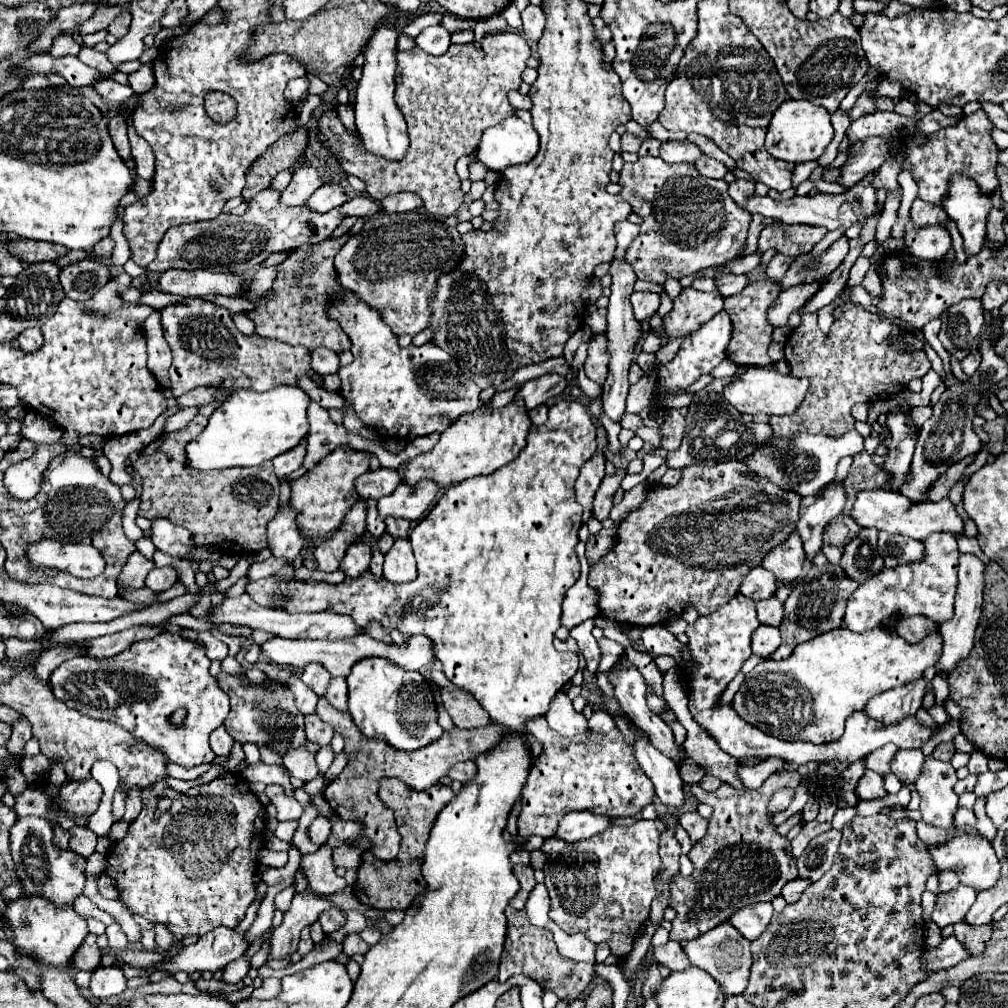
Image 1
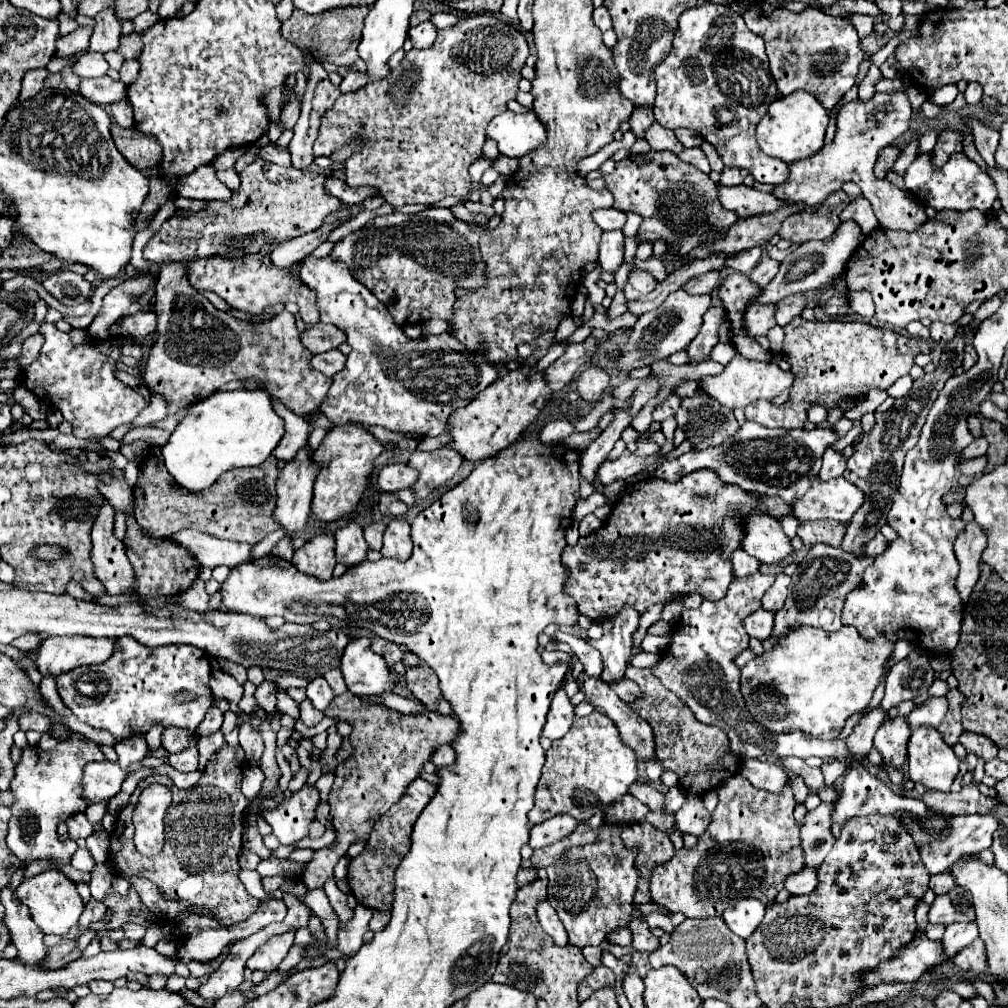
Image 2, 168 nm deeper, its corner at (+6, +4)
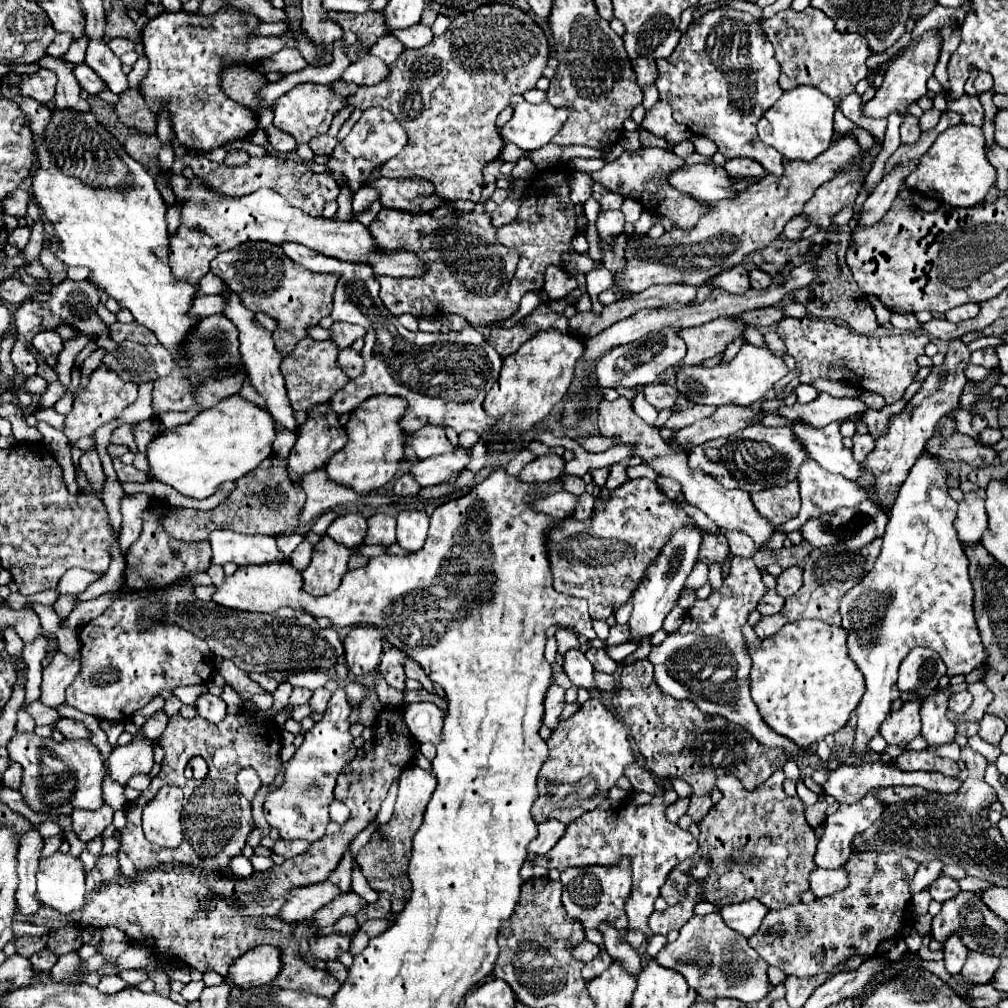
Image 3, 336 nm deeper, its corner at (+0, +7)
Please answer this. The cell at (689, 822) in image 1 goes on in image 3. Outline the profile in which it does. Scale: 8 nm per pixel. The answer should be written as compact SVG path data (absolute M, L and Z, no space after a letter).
M648 659L634 661L622 669L622 677L620 677L618 689L614 691L612 703L614 703L616 715L630 727L630 733L640 753L644 755L646 767L652 771L652 775L658 777L658 771L668 771L668 775L682 775L682 779L692 787L688 815L692 817L694 823L700 823L700 819L710 811L710 791L714 789L718 775L732 773L738 779L748 779L748 791L752 791L758 785L762 785L774 771L782 769L782 765L788 759L782 749L766 749L758 745L756 739L740 725L728 723L718 715L716 717L704 715L692 701L678 701L666 695L664 691L660 691L660 687L654 681L652 663Z

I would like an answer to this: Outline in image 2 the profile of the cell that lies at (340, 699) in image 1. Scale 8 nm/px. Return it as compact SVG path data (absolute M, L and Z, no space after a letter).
M334 668L334 670L328 670L326 674L324 674L324 678L330 682L330 686L332 686L332 690L334 690L334 694L338 696L338 694L344 694L348 688L346 688L346 682L344 682L344 678L342 678L342 672L340 672L340 668Z

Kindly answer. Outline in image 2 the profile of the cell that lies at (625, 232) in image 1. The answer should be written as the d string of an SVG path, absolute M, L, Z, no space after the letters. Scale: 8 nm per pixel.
M606 208L606 210L594 210L594 222L602 230L622 230L626 224L626 214L616 210L616 208Z

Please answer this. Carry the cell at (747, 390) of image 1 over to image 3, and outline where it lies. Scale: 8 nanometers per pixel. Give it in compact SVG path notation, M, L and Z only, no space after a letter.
M744 343L740 353L728 363L728 365L716 365L710 369L702 367L684 367L676 375L676 389L692 403L700 405L724 405L724 403L736 403L740 407L750 407L754 401L762 399L776 381L780 381L784 375L788 375L788 367L780 357L774 357L768 349L754 347L750 343Z

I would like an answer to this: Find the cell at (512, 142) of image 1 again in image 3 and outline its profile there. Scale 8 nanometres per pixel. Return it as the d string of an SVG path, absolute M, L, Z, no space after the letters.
M548 101L540 105L520 103L514 107L512 119L504 125L502 137L520 149L540 149L552 141L568 119L568 109L552 107Z

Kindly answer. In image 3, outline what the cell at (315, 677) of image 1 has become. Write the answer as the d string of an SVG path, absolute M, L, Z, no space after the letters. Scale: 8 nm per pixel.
M338 687L324 711L324 719L304 733L304 743L298 747L294 757L286 763L284 783L266 795L264 817L266 821L280 831L282 839L306 839L310 843L324 837L326 825L330 823L328 805L334 799L332 791L336 785L338 773L354 759L356 747L352 745L352 735L348 733L350 723L350 705L346 701L344 689Z

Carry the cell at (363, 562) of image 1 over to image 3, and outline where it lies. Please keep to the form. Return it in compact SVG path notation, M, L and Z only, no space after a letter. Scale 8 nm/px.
M358 513L344 515L332 521L332 525L326 531L328 537L332 537L338 545L344 545L348 549L358 549L364 545L366 535L366 519Z

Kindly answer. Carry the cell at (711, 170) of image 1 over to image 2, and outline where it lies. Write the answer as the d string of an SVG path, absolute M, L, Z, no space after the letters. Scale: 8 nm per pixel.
M700 148L682 150L682 152L678 154L678 158L684 160L684 162L688 162L688 164L692 164L692 166L696 166L696 168L702 170L704 174L710 174L710 164L708 164L708 160L706 160L706 156L704 156L704 152L702 152Z

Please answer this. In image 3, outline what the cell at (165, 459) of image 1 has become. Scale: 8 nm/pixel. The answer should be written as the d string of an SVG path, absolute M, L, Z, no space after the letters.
M268 457L256 471L236 479L236 489L214 509L196 511L196 509L174 509L160 513L160 523L176 539L182 541L202 541L214 529L228 529L246 535L284 535L292 533L298 527L298 513L306 501L306 495L300 487L296 487L286 473L286 465L274 457Z

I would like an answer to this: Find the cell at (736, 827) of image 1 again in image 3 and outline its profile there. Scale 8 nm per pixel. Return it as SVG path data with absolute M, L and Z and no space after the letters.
M776 771L756 791L744 789L734 775L722 775L718 789L724 797L698 823L698 853L676 865L668 875L660 895L668 905L676 905L688 889L688 871L706 857L712 859L712 875L704 879L704 901L722 907L746 899L758 899L768 909L782 909L798 903L798 895L808 891L808 875L816 869L814 853L818 837L804 817L800 797L788 797L782 789L784 771Z

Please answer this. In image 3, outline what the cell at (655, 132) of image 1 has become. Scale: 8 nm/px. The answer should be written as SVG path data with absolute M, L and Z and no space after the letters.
M648 85L648 87L644 87L644 109L646 111L650 111L652 109L652 105L654 103L658 103L660 101L660 97L658 97L658 91L656 91L656 87L654 85Z

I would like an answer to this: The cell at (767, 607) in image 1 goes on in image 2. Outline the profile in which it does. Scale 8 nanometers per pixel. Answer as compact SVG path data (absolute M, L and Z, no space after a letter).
M778 574L774 584L766 590L764 598L762 598L762 606L766 610L772 610L772 612L778 612L784 602L786 602L786 596L788 596L788 584L790 584L790 578L786 574Z

